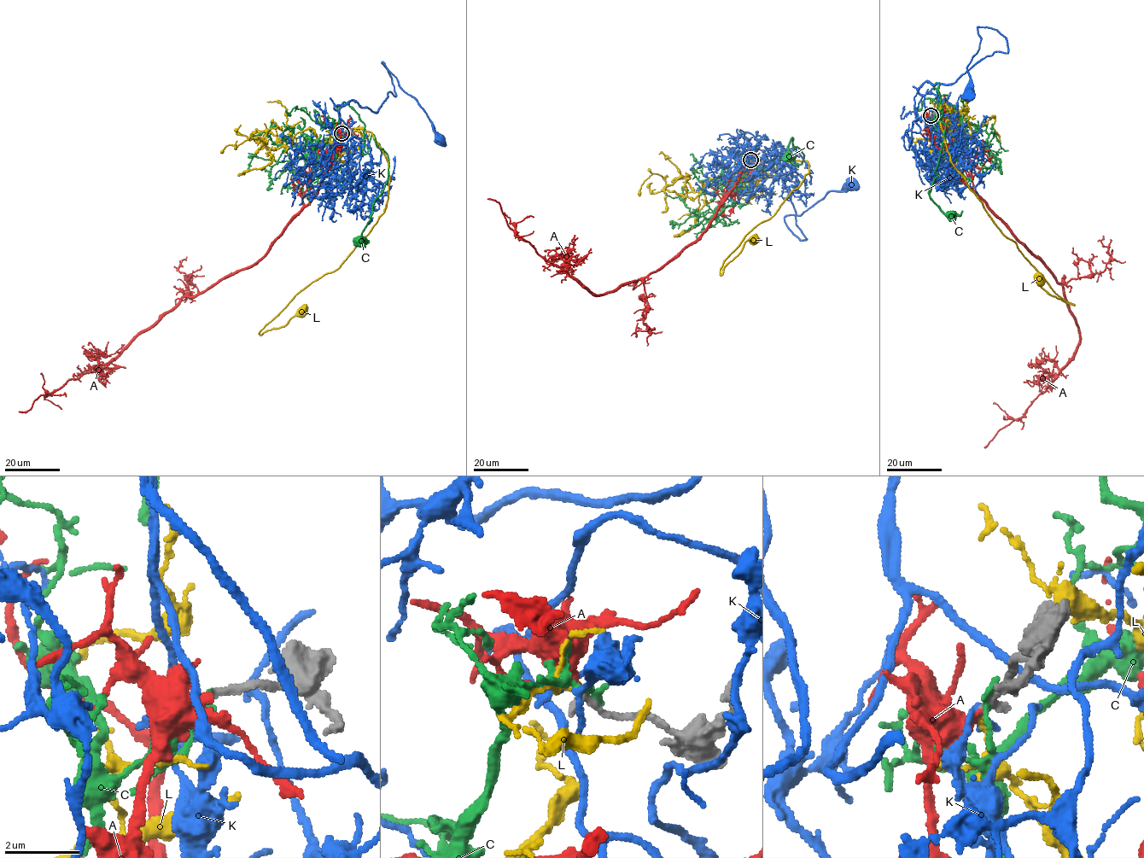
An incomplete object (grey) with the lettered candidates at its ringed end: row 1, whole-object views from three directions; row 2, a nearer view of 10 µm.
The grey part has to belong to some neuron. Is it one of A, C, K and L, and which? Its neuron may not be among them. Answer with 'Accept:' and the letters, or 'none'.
Accept: A

